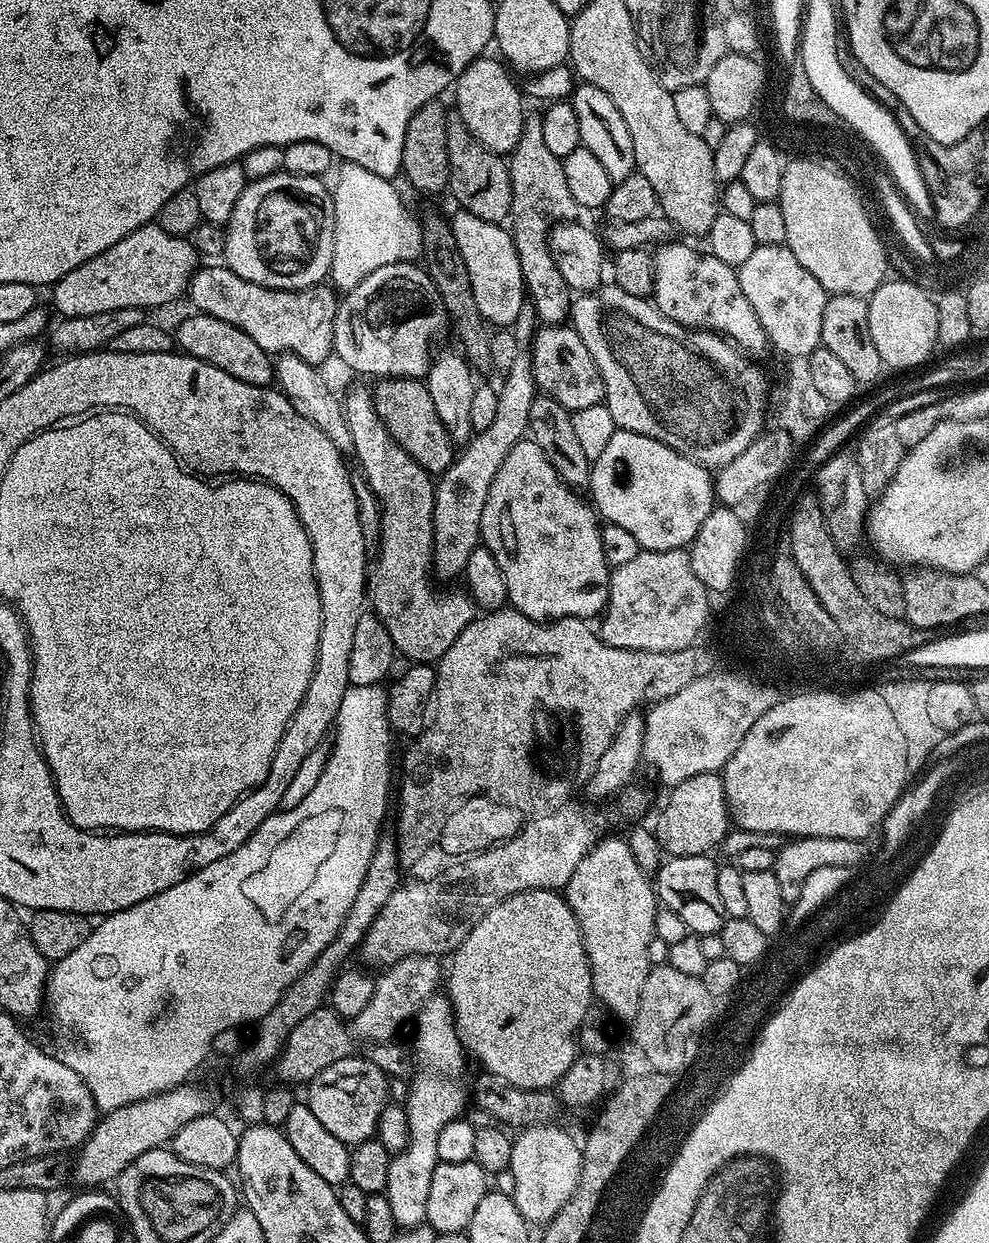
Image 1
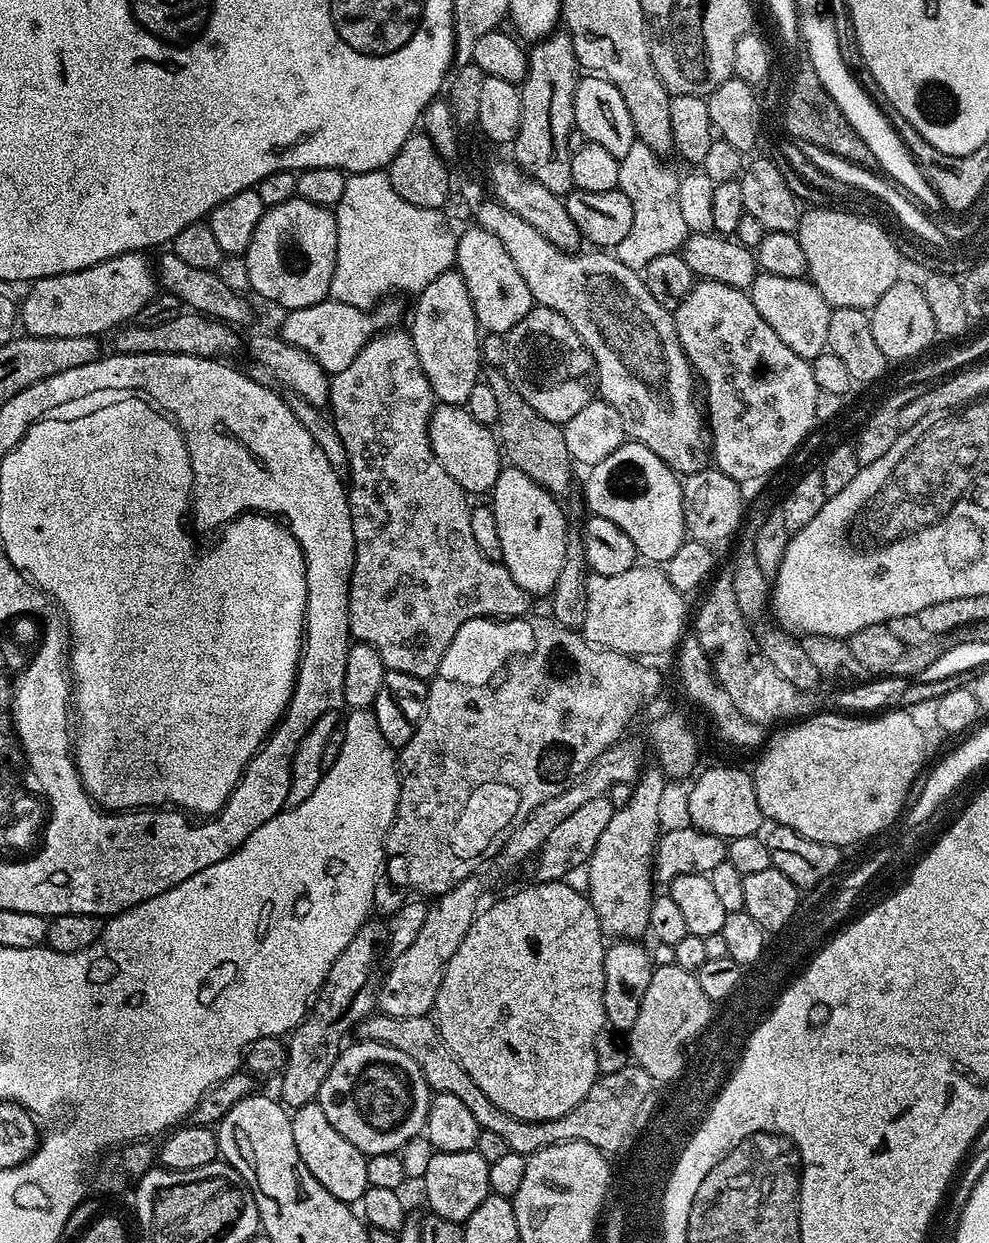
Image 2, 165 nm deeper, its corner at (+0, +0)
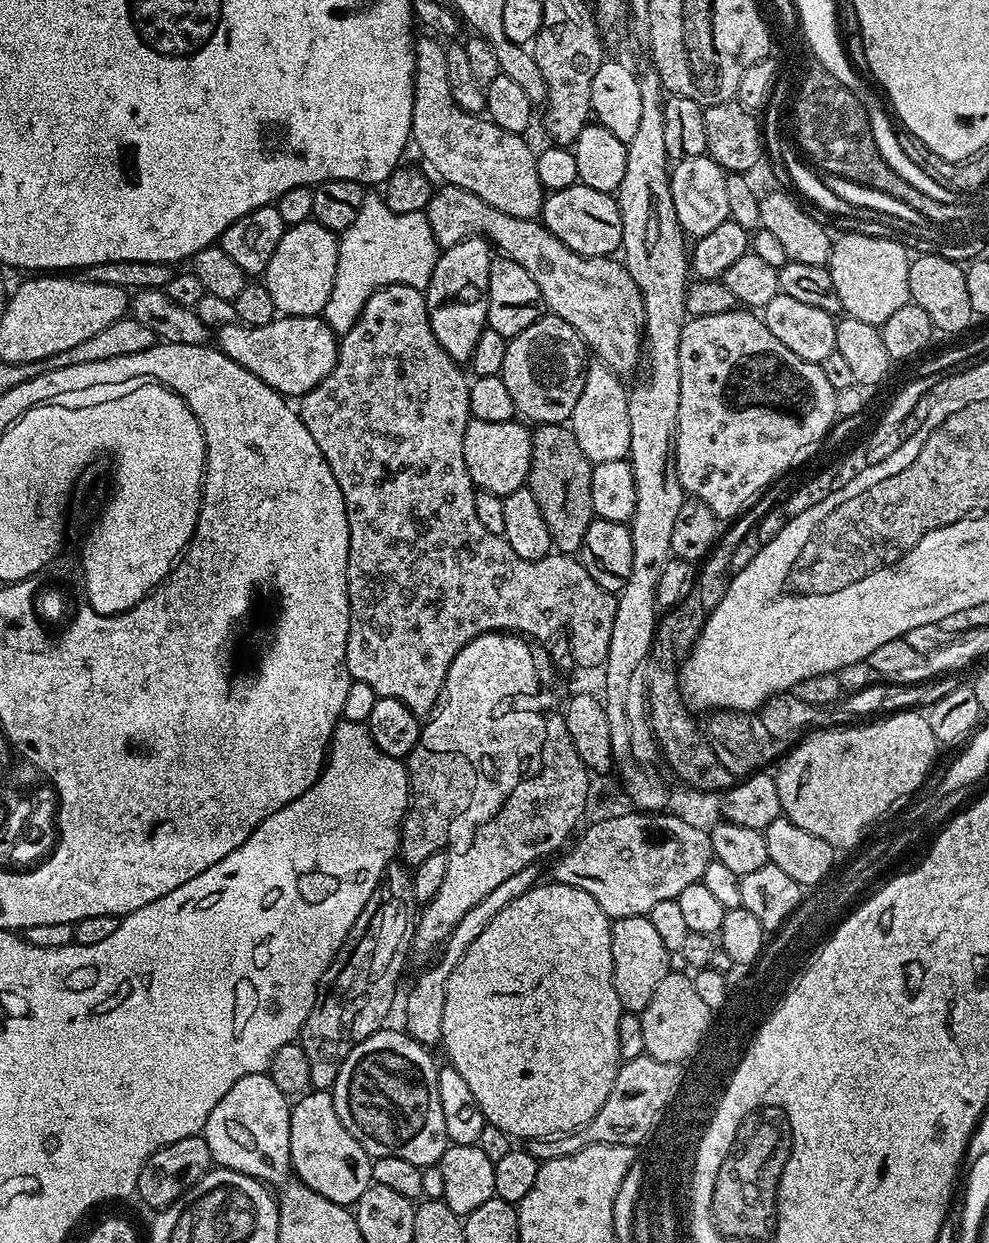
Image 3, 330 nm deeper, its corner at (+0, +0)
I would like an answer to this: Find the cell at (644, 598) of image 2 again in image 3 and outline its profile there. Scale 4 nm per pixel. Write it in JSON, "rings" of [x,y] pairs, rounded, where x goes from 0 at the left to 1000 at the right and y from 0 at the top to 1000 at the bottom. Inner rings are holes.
{"rings":[[[402,228],[402,229],[391,229],[391,230],[389,230],[389,231],[388,231],[388,232],[384,232],[384,233],[383,233],[383,233],[382,233],[382,234],[381,234],[381,235],[380,235],[380,236],[378,236],[378,237],[377,237],[377,238],[376,238],[376,239],[375,239],[375,240],[374,240],[374,241],[373,241],[373,241],[372,241],[372,242],[371,242],[371,243],[370,243],[370,245],[369,245],[369,248],[368,248],[368,249],[367,249],[367,249],[365,249],[365,253],[364,253],[364,255],[363,255],[363,256],[361,256],[361,258],[360,258],[360,259],[358,259],[358,262],[355,262],[355,264],[354,264],[354,265],[353,265],[353,267],[352,267],[352,268],[350,268],[350,269],[348,269],[348,270],[345,270],[345,270],[344,270],[344,271],[343,271],[343,274],[342,274],[342,282],[341,282],[341,285],[340,285],[340,294],[339,294],[339,294],[338,294],[338,298],[337,298],[337,298],[336,298],[336,300],[334,300],[334,302],[333,302],[333,302],[332,302],[332,303],[331,303],[331,304],[330,304],[330,305],[328,305],[328,306],[327,306],[327,307],[326,307],[326,307],[322,307],[322,311],[317,311],[317,314],[313,314],[313,315],[312,315],[312,315],[311,315],[311,316],[309,316],[309,317],[308,317],[308,318],[307,318],[307,319],[304,319],[304,319],[302,319],[302,322],[301,322],[301,331],[302,331],[302,332],[303,332],[303,338],[304,338],[304,340],[306,340],[306,340],[307,340],[307,342],[308,342],[308,343],[309,343],[309,346],[313,346],[313,352],[317,352],[317,356],[322,356],[322,362],[326,362],[326,368],[330,368],[330,372],[331,372],[331,372],[332,372],[332,374],[333,374],[333,375],[334,375],[334,378],[335,378],[335,379],[336,379],[336,381],[337,381],[337,381],[338,381],[338,385],[339,385],[339,385],[340,385],[340,387],[341,387],[341,388],[342,388],[342,394],[346,394],[346,401],[347,401],[347,401],[348,401],[348,403],[349,403],[349,404],[350,404],[350,414],[351,414],[351,414],[352,414],[352,422],[353,422],[353,423],[354,423],[354,446],[353,446],[353,447],[352,447],[352,455],[351,455],[351,455],[350,455],[350,471],[351,471],[351,472],[352,472],[352,487],[353,487],[353,488],[354,488],[354,510],[353,510],[353,511],[352,511],[352,516],[351,516],[351,516],[350,516],[350,529],[349,529],[349,530],[348,530],[348,532],[349,532],[349,533],[350,533],[350,536],[351,536],[351,537],[352,537],[352,541],[353,541],[353,542],[355,542],[355,543],[356,543],[356,545],[357,545],[357,547],[361,547],[361,548],[362,548],[362,549],[370,549],[370,552],[374,552],[374,555],[378,555],[378,556],[379,556],[379,557],[380,557],[380,558],[381,558],[381,561],[385,561],[385,560],[389,560],[389,561],[390,561],[390,562],[402,562],[402,565],[406,565],[406,566],[407,566],[407,566],[410,566],[410,567],[411,567],[411,568],[412,568],[412,570],[413,570],[413,570],[415,570],[415,571],[416,571],[416,573],[419,573],[419,574],[422,574],[422,574],[433,574],[433,574],[434,574],[434,573],[435,573],[435,572],[437,572],[437,570],[438,570],[438,569],[439,569],[439,568],[440,568],[440,566],[441,566],[441,562],[442,562],[442,562],[443,562],[443,560],[444,560],[444,557],[445,557],[445,556],[446,556],[446,555],[447,555],[447,553],[448,553],[448,547],[449,547],[449,546],[450,546],[450,545],[451,545],[451,542],[452,542],[452,540],[453,540],[453,538],[455,538],[455,534],[456,534],[456,533],[457,533],[457,533],[458,533],[458,531],[459,531],[459,529],[460,529],[460,527],[461,527],[461,526],[463,526],[463,525],[464,525],[464,524],[465,524],[465,523],[467,523],[467,521],[468,521],[468,521],[469,521],[469,520],[471,520],[471,518],[472,518],[472,517],[473,517],[473,516],[475,516],[475,516],[476,516],[476,515],[477,515],[477,514],[479,514],[479,513],[483,513],[483,512],[484,512],[484,511],[487,511],[487,510],[488,510],[488,509],[489,509],[489,508],[511,508],[511,509],[521,509],[521,510],[525,510],[525,511],[526,511],[526,512],[528,512],[528,512],[530,512],[530,513],[537,513],[537,512],[536,512],[536,512],[542,512],[542,511],[544,511],[544,510],[545,510],[545,508],[546,508],[546,499],[547,499],[547,500],[548,500],[548,501],[550,501],[550,502],[559,502],[559,504],[560,504],[560,504],[562,504],[562,507],[572,507],[572,508],[573,508],[573,511],[574,511],[574,512],[575,512],[575,512],[576,512],[576,514],[577,514],[577,516],[578,516],[578,528],[579,528],[579,529],[580,529],[580,529],[581,529],[581,530],[582,530],[582,533],[583,533],[583,535],[585,535],[585,537],[586,537],[586,537],[587,537],[587,538],[588,538],[588,537],[589,537],[589,537],[590,537],[590,537],[603,537],[603,538],[606,538],[606,537],[607,537],[607,537],[608,537],[608,535],[610,535],[610,533],[611,533],[611,532],[612,532],[612,531],[614,531],[614,529],[615,529],[615,524],[616,524],[616,523],[617,523],[617,509],[619,509],[619,508],[620,508],[620,508],[621,508],[621,494],[622,494],[622,493],[623,493],[623,479],[622,479],[622,479],[620,479],[620,477],[617,477],[617,476],[614,476],[614,475],[612,475],[612,473],[610,473],[610,472],[609,472],[609,471],[605,471],[605,468],[601,468],[601,465],[597,465],[597,462],[596,462],[596,461],[595,461],[595,459],[594,459],[594,459],[593,459],[593,458],[592,458],[592,457],[590,457],[590,455],[589,455],[589,454],[587,454],[587,453],[586,453],[586,451],[585,451],[585,450],[583,450],[583,448],[582,448],[582,447],[581,447],[581,447],[578,447],[578,446],[555,446],[555,447],[553,447],[553,447],[549,447],[549,449],[547,449],[547,451],[533,451],[533,450],[532,450],[532,449],[524,449],[524,446],[520,446],[520,442],[516,442],[516,439],[515,439],[515,438],[514,438],[514,438],[513,438],[513,436],[511,436],[511,435],[510,435],[510,432],[509,432],[509,431],[505,431],[505,430],[504,430],[504,430],[495,430],[495,426],[491,426],[491,423],[487,423],[487,420],[483,420],[483,413],[482,413],[482,412],[480,412],[480,411],[479,411],[479,401],[480,401],[480,400],[481,400],[481,397],[482,397],[482,393],[481,393],[481,393],[480,393],[480,392],[479,392],[479,390],[478,390],[478,389],[477,389],[477,382],[476,382],[476,381],[475,381],[475,381],[473,381],[473,376],[472,376],[472,375],[471,375],[471,372],[470,372],[470,371],[469,371],[469,363],[468,363],[468,362],[467,362],[467,356],[468,356],[468,355],[469,355],[469,347],[470,347],[470,346],[471,346],[471,343],[472,343],[472,342],[473,342],[473,339],[474,339],[474,337],[475,337],[475,332],[474,332],[474,331],[473,331],[473,327],[474,327],[474,327],[475,327],[475,317],[474,317],[474,316],[473,316],[473,310],[474,310],[474,308],[475,308],[475,306],[474,306],[474,303],[473,303],[473,302],[472,302],[472,302],[471,302],[471,299],[470,299],[470,302],[471,302],[471,303],[469,303],[469,299],[468,299],[468,298],[467,298],[467,297],[465,297],[465,296],[468,296],[468,295],[466,295],[466,294],[465,294],[465,293],[464,293],[464,292],[462,292],[462,290],[460,290],[460,290],[457,290],[457,289],[456,289],[456,288],[455,288],[455,285],[451,285],[451,282],[447,282],[447,278],[443,278],[443,272],[439,272],[439,269],[438,269],[438,268],[437,268],[437,263],[436,263],[436,262],[435,262],[435,259],[434,259],[434,258],[433,258],[433,247],[432,247],[432,246],[431,246],[431,237],[430,237],[430,236],[429,236],[429,235],[428,235],[428,234],[426,234],[426,233],[424,233],[424,232],[420,232],[420,231],[419,231],[419,230],[413,230],[413,229],[404,229],[404,228]]]}

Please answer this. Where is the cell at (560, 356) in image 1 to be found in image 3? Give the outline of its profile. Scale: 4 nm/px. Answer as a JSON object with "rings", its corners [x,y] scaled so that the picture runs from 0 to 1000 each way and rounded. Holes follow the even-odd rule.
{"rings":[[[548,253],[545,257],[543,257],[540,260],[537,260],[536,262],[532,263],[532,265],[526,266],[522,270],[517,271],[514,274],[511,290],[508,291],[506,303],[512,310],[512,314],[516,316],[516,320],[520,323],[523,332],[529,337],[532,337],[540,341],[567,341],[575,339],[579,333],[580,326],[584,323],[584,320],[587,319],[588,313],[592,311],[592,301],[595,297],[595,291],[592,291],[590,290],[592,286],[593,288],[595,286],[595,279],[584,267],[580,265],[580,264],[570,257],[557,253]]]}

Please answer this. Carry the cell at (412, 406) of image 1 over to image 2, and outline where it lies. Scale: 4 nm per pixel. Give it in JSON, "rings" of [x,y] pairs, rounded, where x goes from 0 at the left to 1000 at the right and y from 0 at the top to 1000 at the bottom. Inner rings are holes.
{"rings":[[[442,324],[433,338],[433,352],[441,370],[447,372],[447,378],[451,378],[451,381],[455,381],[463,391],[467,391],[474,397],[496,397],[508,376],[508,358],[503,348],[494,342],[479,340],[472,327]]]}

